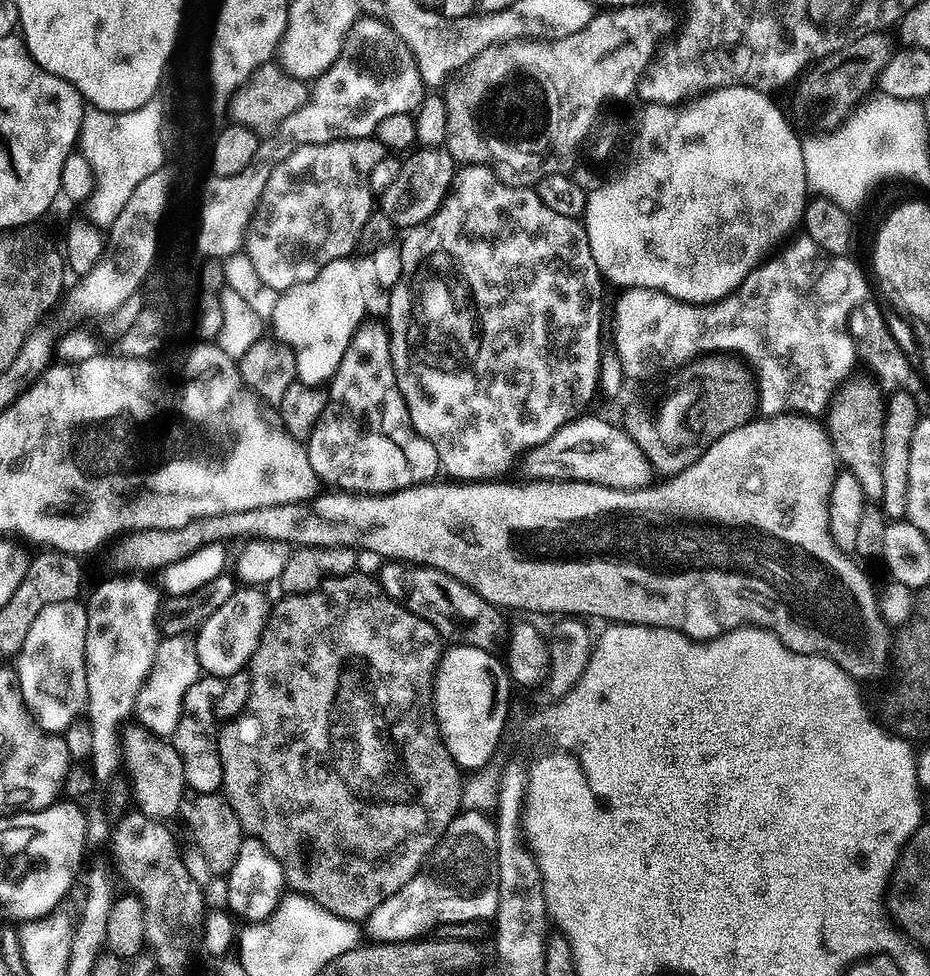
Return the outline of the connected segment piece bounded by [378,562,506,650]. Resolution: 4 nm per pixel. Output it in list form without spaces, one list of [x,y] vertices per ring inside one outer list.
[[[404,562],[381,563],[378,579],[380,588],[390,599],[399,600],[418,618],[430,622],[434,630],[445,641],[452,644],[469,644],[485,650],[495,649],[495,644],[505,639],[505,613],[495,604],[486,602],[470,586],[466,586],[458,578],[446,574],[437,568],[409,566]]]

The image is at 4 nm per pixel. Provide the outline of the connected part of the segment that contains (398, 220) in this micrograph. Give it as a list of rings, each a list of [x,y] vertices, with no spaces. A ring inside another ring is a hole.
[[[425,148],[413,151],[401,163],[398,178],[394,180],[394,186],[390,186],[382,193],[382,210],[393,220],[397,229],[407,230],[426,222],[442,206],[442,202],[452,189],[452,182],[458,171],[458,161],[447,150],[442,148]]]

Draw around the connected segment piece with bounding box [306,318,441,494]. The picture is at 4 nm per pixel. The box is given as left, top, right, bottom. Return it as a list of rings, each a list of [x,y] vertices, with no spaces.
[[[368,318],[360,325],[346,354],[342,354],[342,362],[326,391],[328,405],[306,442],[310,466],[314,466],[317,477],[323,483],[325,480],[328,486],[350,492],[379,494],[400,492],[403,488],[413,488],[415,484],[426,484],[437,479],[436,472],[441,471],[438,450],[434,450],[432,443],[422,438],[410,422],[408,407],[394,374],[388,329],[381,321],[379,324]]]

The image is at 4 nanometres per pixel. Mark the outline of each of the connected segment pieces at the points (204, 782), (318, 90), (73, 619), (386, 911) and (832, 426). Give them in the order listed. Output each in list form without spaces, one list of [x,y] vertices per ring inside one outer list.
[[[201,674],[194,686],[186,690],[186,698],[182,698],[182,714],[170,737],[171,744],[178,750],[178,758],[182,758],[185,785],[196,794],[220,792],[222,788],[222,762],[216,745],[218,721],[215,716],[215,703],[222,696],[224,683],[221,677]]]
[[[375,15],[357,19],[356,25],[344,45],[343,53],[326,70],[314,84],[310,101],[302,110],[298,110],[288,119],[286,131],[292,135],[292,144],[329,144],[335,140],[363,140],[375,133],[382,118],[390,118],[390,114],[403,112],[415,113],[426,95],[426,85],[422,74],[414,66],[412,51],[402,42],[395,30]]]
[[[79,599],[75,600],[58,600],[53,604],[46,604],[38,618],[34,618],[34,622],[30,622],[30,630],[26,630],[26,638],[20,643],[20,650],[14,660],[14,671],[16,674],[16,683],[20,686],[20,693],[24,699],[24,704],[32,713],[32,718],[43,732],[55,732],[62,734],[76,719],[81,715],[82,709],[85,707],[85,699],[87,697],[87,674],[84,665],[84,639],[87,634],[87,610],[85,605]]]
[[[461,810],[450,822],[443,834],[440,836],[432,855],[426,861],[426,867],[417,872],[415,876],[405,882],[399,892],[390,894],[390,898],[383,900],[373,912],[369,912],[366,917],[366,925],[368,924],[368,932],[366,928],[366,936],[369,941],[385,944],[386,942],[398,942],[399,940],[414,940],[425,935],[427,928],[432,928],[435,924],[464,924],[467,920],[488,920],[491,921],[496,915],[496,907],[498,906],[498,866],[496,865],[496,825],[491,815],[485,814],[480,810]]]
[[[853,375],[836,389],[832,401],[828,403],[826,431],[832,442],[835,459],[839,463],[841,460],[844,463],[841,465],[854,474],[854,478],[858,478],[862,494],[869,501],[876,502],[882,497],[881,427],[884,425],[885,401],[880,385],[867,375],[864,376]]]

